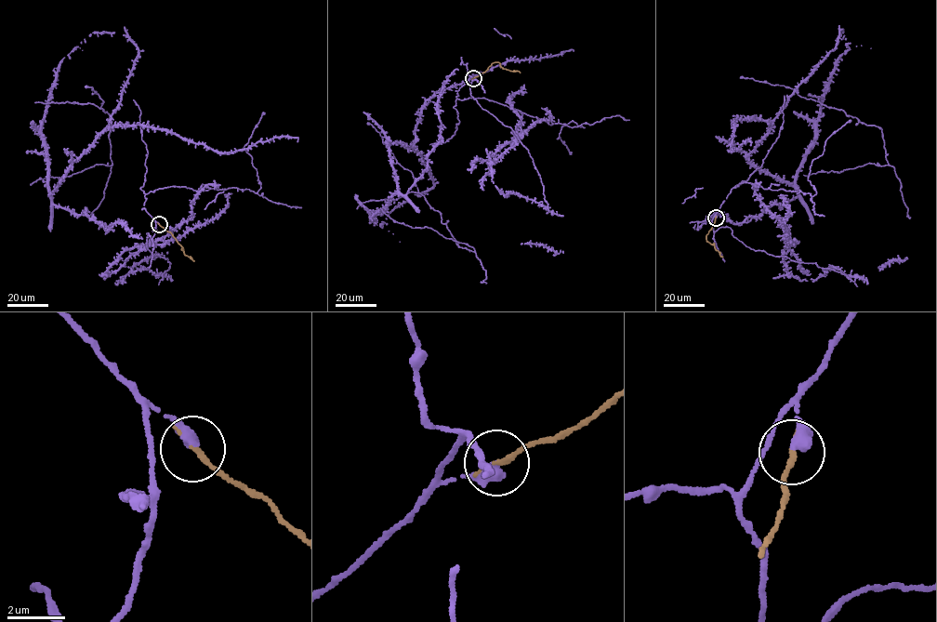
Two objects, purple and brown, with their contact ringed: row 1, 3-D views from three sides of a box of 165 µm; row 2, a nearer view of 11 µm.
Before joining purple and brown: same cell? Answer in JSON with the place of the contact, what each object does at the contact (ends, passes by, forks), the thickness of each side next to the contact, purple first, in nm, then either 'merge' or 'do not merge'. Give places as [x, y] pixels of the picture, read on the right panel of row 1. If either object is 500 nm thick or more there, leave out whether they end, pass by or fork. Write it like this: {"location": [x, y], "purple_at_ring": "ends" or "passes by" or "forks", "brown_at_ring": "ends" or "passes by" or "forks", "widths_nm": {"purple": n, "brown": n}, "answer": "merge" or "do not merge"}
{"location": [716, 218], "purple_at_ring": "ends", "brown_at_ring": "ends", "widths_nm": {"purple": 440, "brown": 180}, "answer": "do not merge"}

